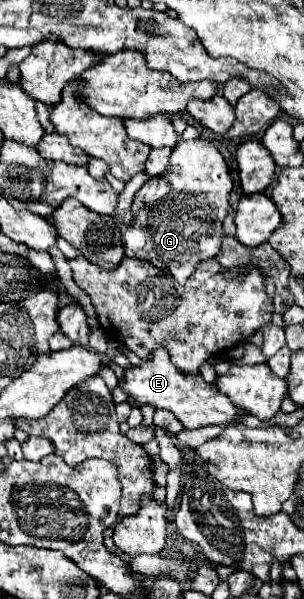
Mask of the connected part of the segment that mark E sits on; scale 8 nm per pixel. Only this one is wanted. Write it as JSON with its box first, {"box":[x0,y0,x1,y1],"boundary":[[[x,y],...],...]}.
{"box":[118,347,244,429],"boundary":[[[164,347],[154,349],[150,357],[144,359],[138,367],[126,369],[118,387],[124,389],[138,407],[152,405],[156,409],[168,409],[182,421],[186,429],[198,429],[206,425],[226,425],[234,417],[244,415],[244,411],[238,411],[230,403],[230,399],[226,399],[226,395],[218,391],[214,383],[206,383],[200,375],[186,375],[178,367],[174,367]]]}

